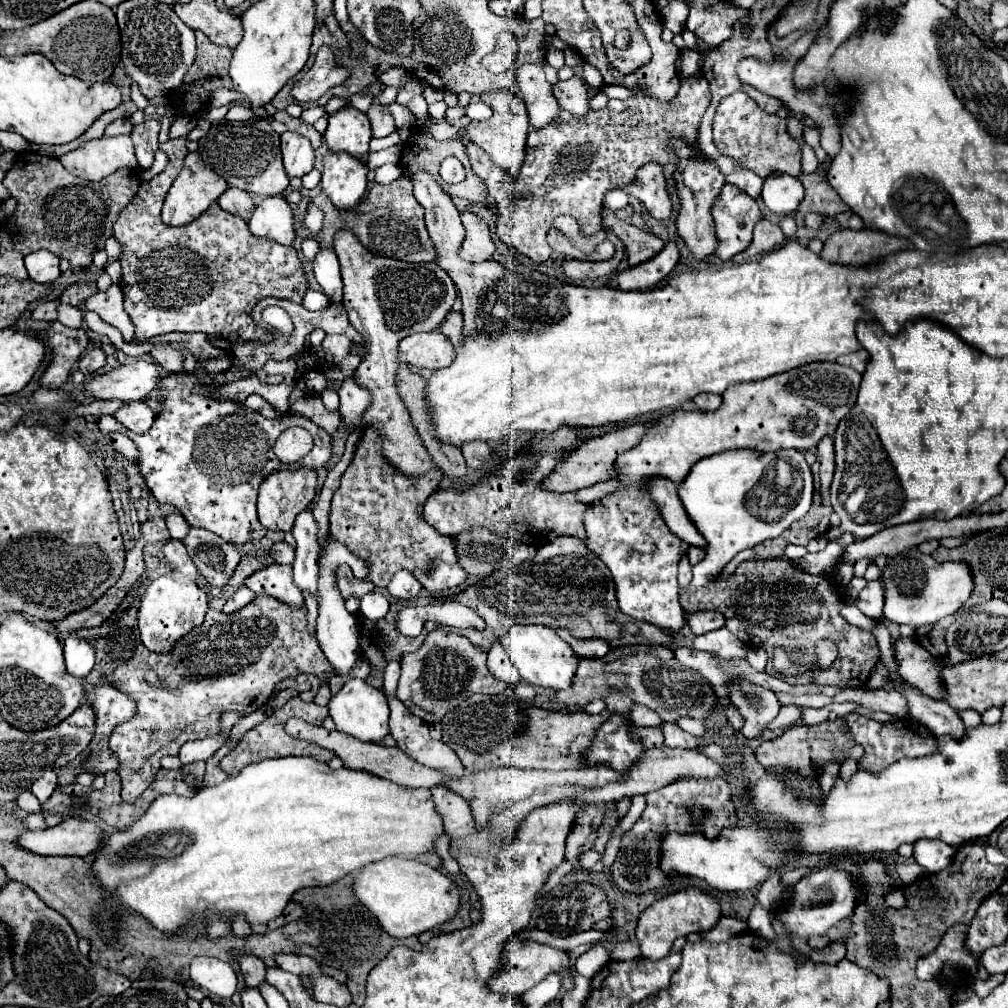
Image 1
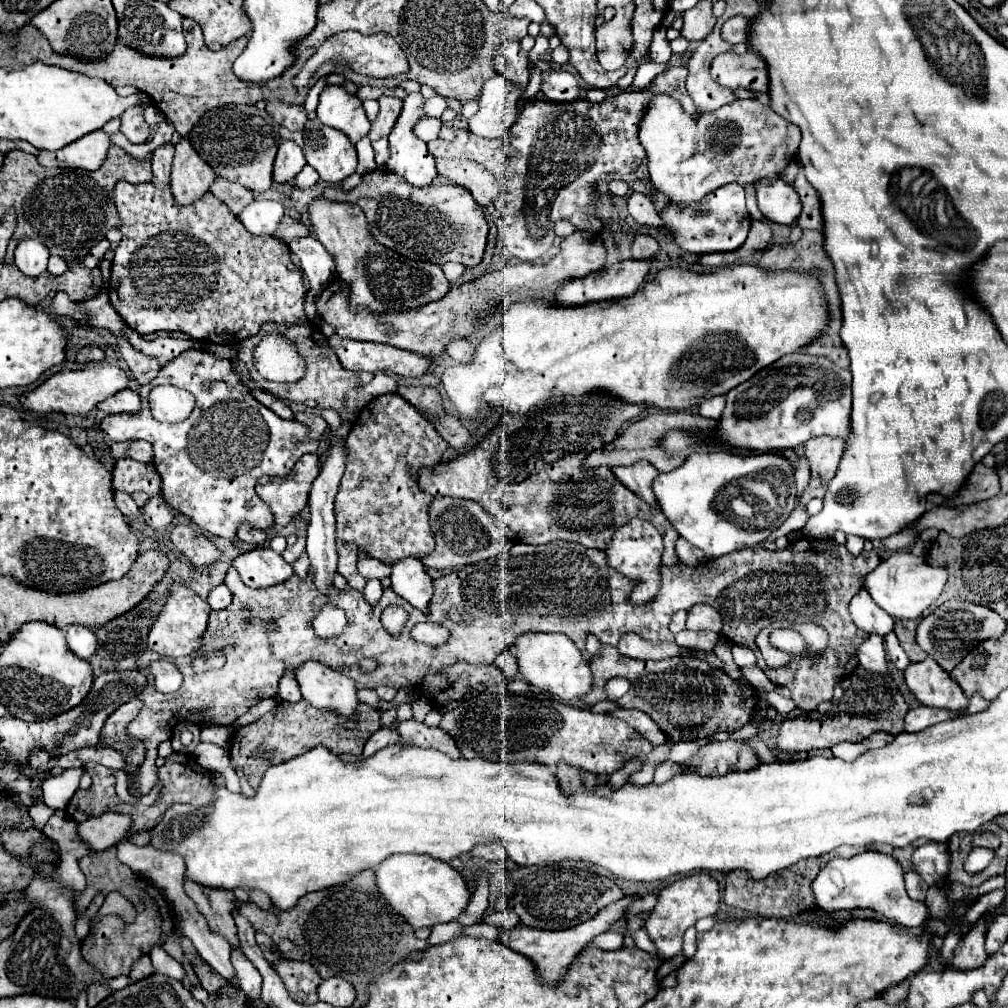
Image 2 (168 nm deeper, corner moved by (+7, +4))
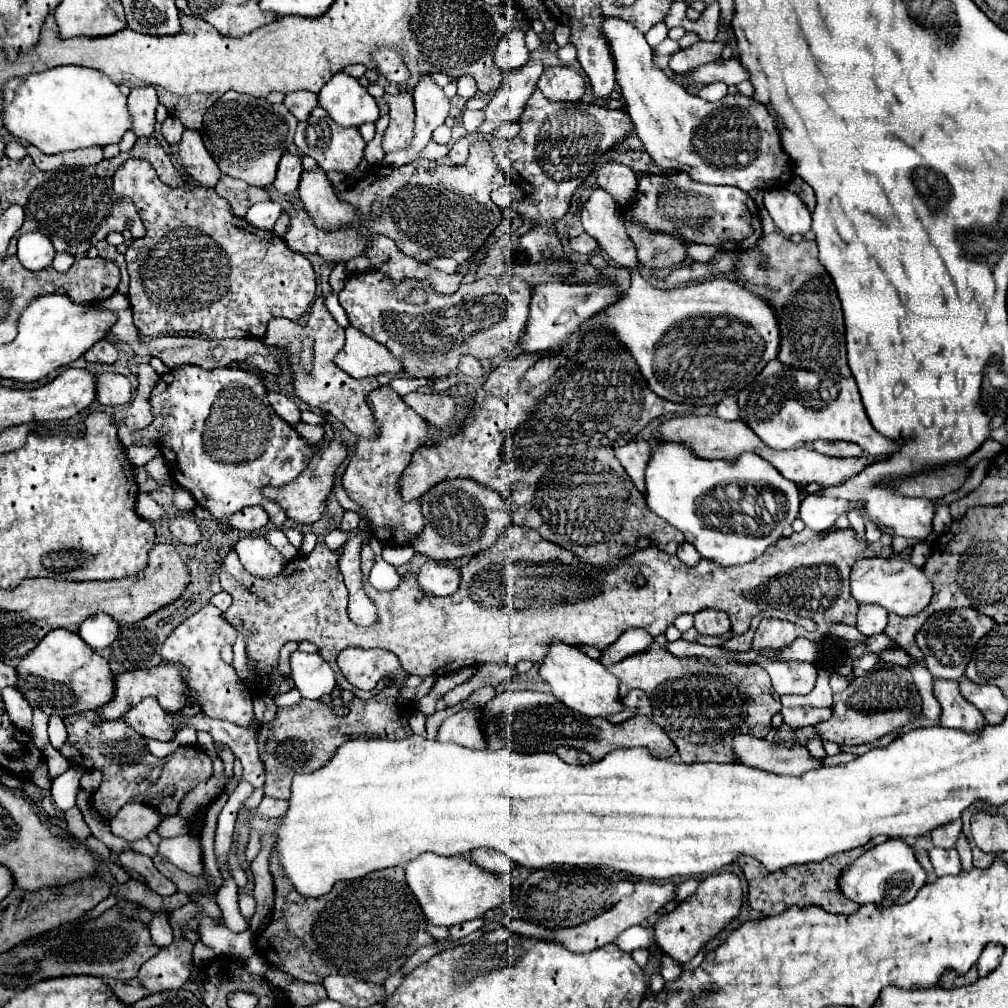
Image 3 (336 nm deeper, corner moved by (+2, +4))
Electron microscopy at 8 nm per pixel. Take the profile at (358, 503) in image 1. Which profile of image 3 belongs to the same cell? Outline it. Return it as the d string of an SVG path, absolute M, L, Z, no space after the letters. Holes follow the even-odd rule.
M390 385L374 389L368 397L368 405L380 423L380 433L376 439L358 439L356 453L348 463L342 485L348 497L364 507L370 531L382 545L408 545L412 537L424 529L424 517L420 511L420 501L402 501L396 481L410 463L412 453L426 445L428 427L426 421L414 413L414 409L410 409L402 397L394 393L394 389L390 389Z

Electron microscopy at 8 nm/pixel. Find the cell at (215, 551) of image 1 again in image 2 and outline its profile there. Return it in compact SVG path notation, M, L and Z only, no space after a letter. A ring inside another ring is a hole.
M177 525L171 531L171 543L195 565L195 567L207 567L219 561L219 549L213 545L209 537L203 533L197 533L189 525Z

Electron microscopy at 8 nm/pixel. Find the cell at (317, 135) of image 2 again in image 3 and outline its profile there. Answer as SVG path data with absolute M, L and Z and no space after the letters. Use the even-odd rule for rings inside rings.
M310 117L308 121L298 123L296 135L294 135L294 143L298 145L300 151L304 151L306 155L314 157L316 163L324 171L346 171L346 173L352 173L358 167L358 163L364 157L364 147L366 147L366 143L364 143L364 139L362 139L358 129L336 125L330 117L324 117L324 119Z

